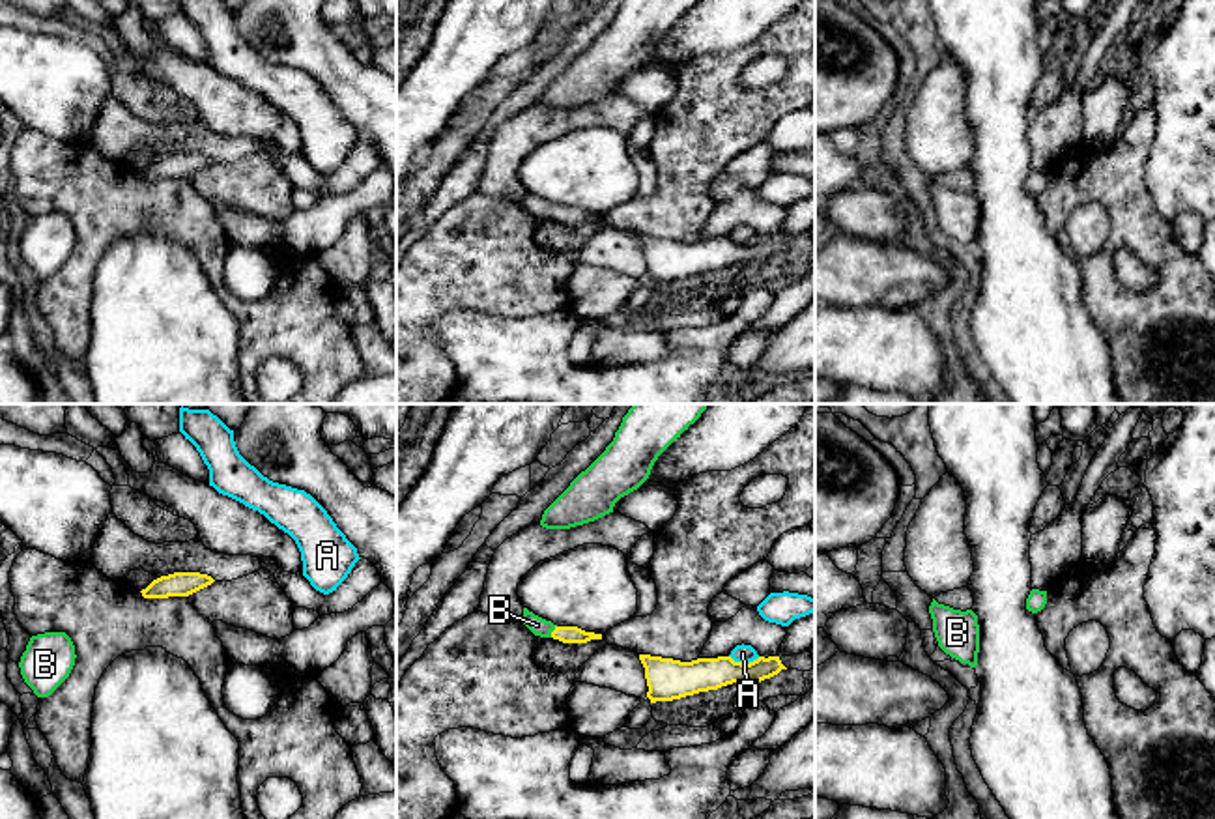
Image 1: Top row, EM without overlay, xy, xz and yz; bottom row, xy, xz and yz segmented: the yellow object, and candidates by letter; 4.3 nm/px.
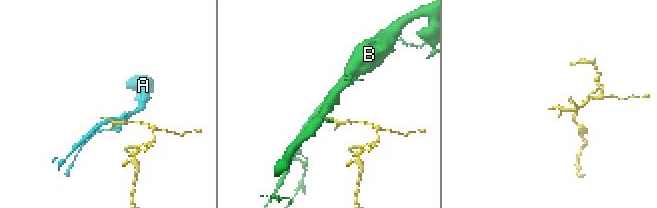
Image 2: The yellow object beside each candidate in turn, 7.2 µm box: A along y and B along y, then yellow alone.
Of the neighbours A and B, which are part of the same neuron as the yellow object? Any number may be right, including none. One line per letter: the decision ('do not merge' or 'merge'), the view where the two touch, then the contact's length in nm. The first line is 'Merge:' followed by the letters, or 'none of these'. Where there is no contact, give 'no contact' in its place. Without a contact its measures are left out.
Merge: B
A: do not merge; contact in xz; length 140 nm
B: merge; contact in xz; length 60 nm

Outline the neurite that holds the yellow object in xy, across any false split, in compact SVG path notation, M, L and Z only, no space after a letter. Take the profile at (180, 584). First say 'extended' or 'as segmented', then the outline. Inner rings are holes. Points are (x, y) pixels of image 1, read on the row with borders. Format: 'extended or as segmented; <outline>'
as segmented; M174 572L153 580L140 593L144 598L189 596L213 582L211 576L200 572Z

